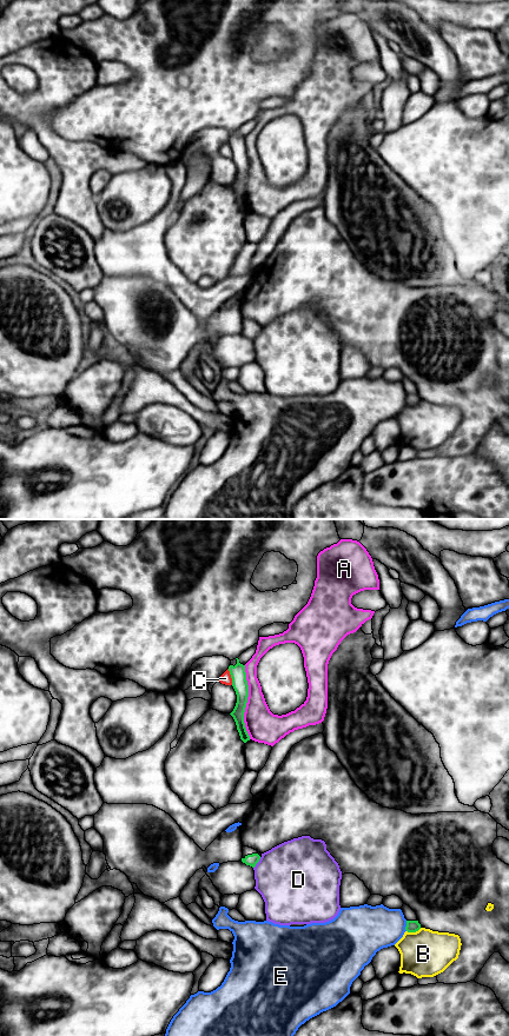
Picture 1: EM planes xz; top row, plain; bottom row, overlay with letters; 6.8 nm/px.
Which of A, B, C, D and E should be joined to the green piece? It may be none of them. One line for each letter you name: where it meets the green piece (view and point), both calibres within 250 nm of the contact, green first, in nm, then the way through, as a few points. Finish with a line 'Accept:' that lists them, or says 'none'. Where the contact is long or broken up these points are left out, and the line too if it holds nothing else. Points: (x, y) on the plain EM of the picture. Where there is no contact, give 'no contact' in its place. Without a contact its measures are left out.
Accept: none

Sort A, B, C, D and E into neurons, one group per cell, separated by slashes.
A / B / C / D / E

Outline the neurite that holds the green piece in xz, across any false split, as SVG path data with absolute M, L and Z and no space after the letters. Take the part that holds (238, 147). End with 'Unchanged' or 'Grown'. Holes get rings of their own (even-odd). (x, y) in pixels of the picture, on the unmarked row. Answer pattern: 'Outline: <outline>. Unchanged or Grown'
Outline: M238 131L236 132L237 137L234 139L233 138L229 139L229 144L232 151L232 159L237 167L236 179L230 187L233 190L236 194L240 212L244 215L246 215L247 213L250 213L250 208L245 200L244 185L249 170L249 158L246 153L245 138L240 137Z. Unchanged

